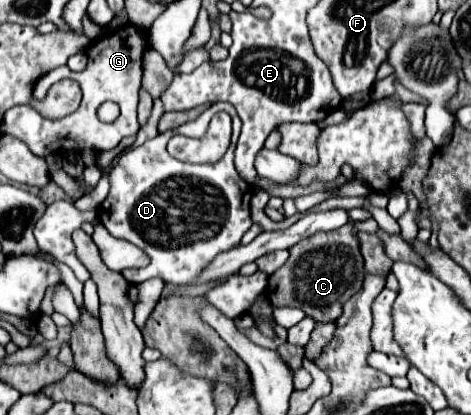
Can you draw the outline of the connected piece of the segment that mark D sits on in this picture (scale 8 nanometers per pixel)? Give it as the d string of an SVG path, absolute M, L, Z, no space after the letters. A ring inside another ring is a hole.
M213 103L205 113L201 113L197 121L189 121L177 129L159 133L155 139L145 141L143 147L129 149L121 155L119 163L109 173L111 191L97 211L99 221L113 237L131 241L151 259L151 263L143 269L121 271L129 283L137 285L151 277L161 277L165 283L175 285L197 283L203 269L219 253L229 251L241 243L241 237L253 225L253 221L249 211L251 185L247 185L233 167L233 151L239 131L241 119L235 107L229 103ZM219 111L227 111L231 115L232 137L225 155L217 163L191 165L167 153L167 141L175 133L187 137L203 137L209 129L211 117ZM191 217L193 223L187 225ZM193 225L197 225L197 229L193 229Z

